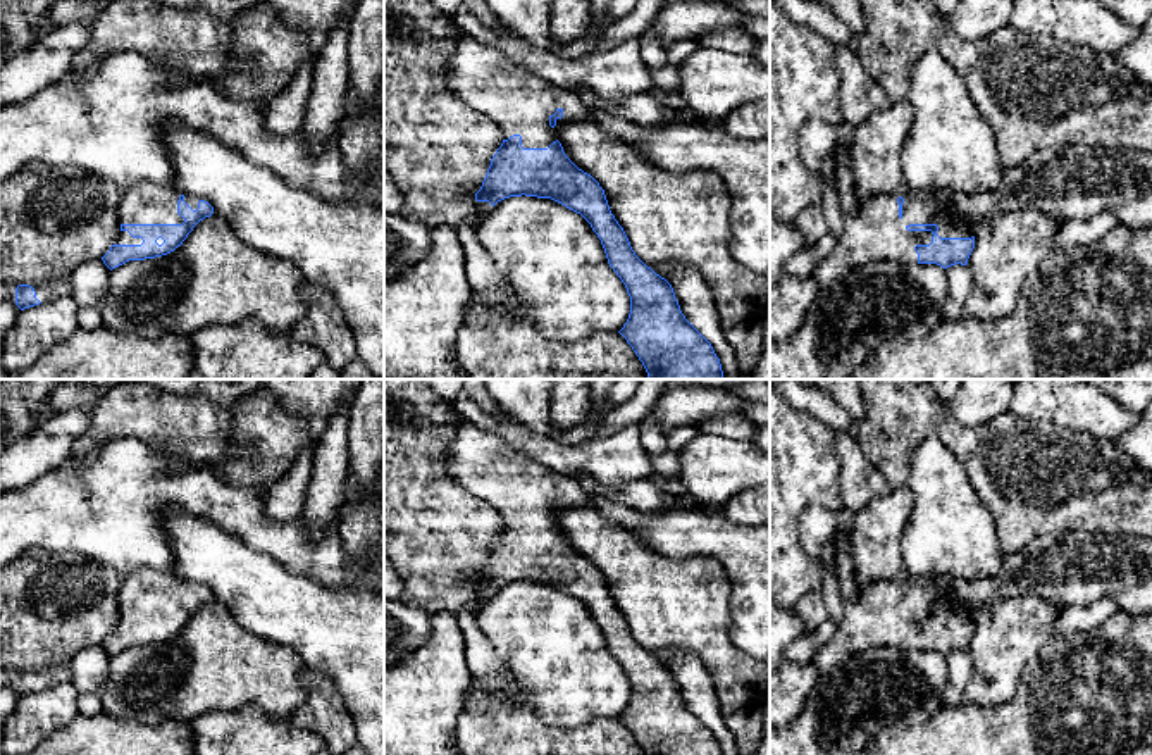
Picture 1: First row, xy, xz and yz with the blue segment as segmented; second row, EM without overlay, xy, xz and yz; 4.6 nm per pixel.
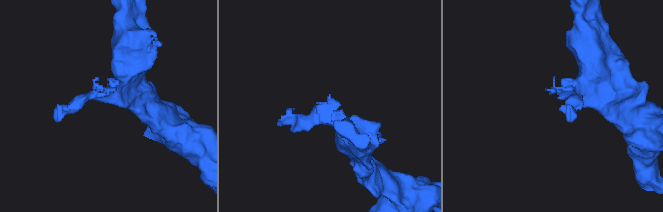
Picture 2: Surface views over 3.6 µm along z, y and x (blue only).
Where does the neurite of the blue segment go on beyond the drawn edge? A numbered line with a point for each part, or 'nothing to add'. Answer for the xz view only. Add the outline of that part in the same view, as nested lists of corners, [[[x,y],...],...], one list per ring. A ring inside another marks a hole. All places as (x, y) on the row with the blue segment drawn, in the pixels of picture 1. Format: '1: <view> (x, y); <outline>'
1: xz (519, 102); [[[460,28],[456,48],[446,64],[446,74],[451,91],[461,95],[470,107],[492,119],[501,128],[503,140],[520,134],[523,148],[548,148],[556,141],[556,129],[549,126],[549,117],[558,109],[563,110],[563,117],[589,115],[575,91],[529,72],[503,52],[480,43]]]

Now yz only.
1: yz (875, 231); [[[902,186],[863,202],[856,214],[845,214],[842,234],[811,278],[825,288],[875,260],[918,262],[914,246],[930,245],[933,234],[907,231],[909,224],[937,224],[940,238],[975,236],[964,221],[949,214],[944,197]]]

